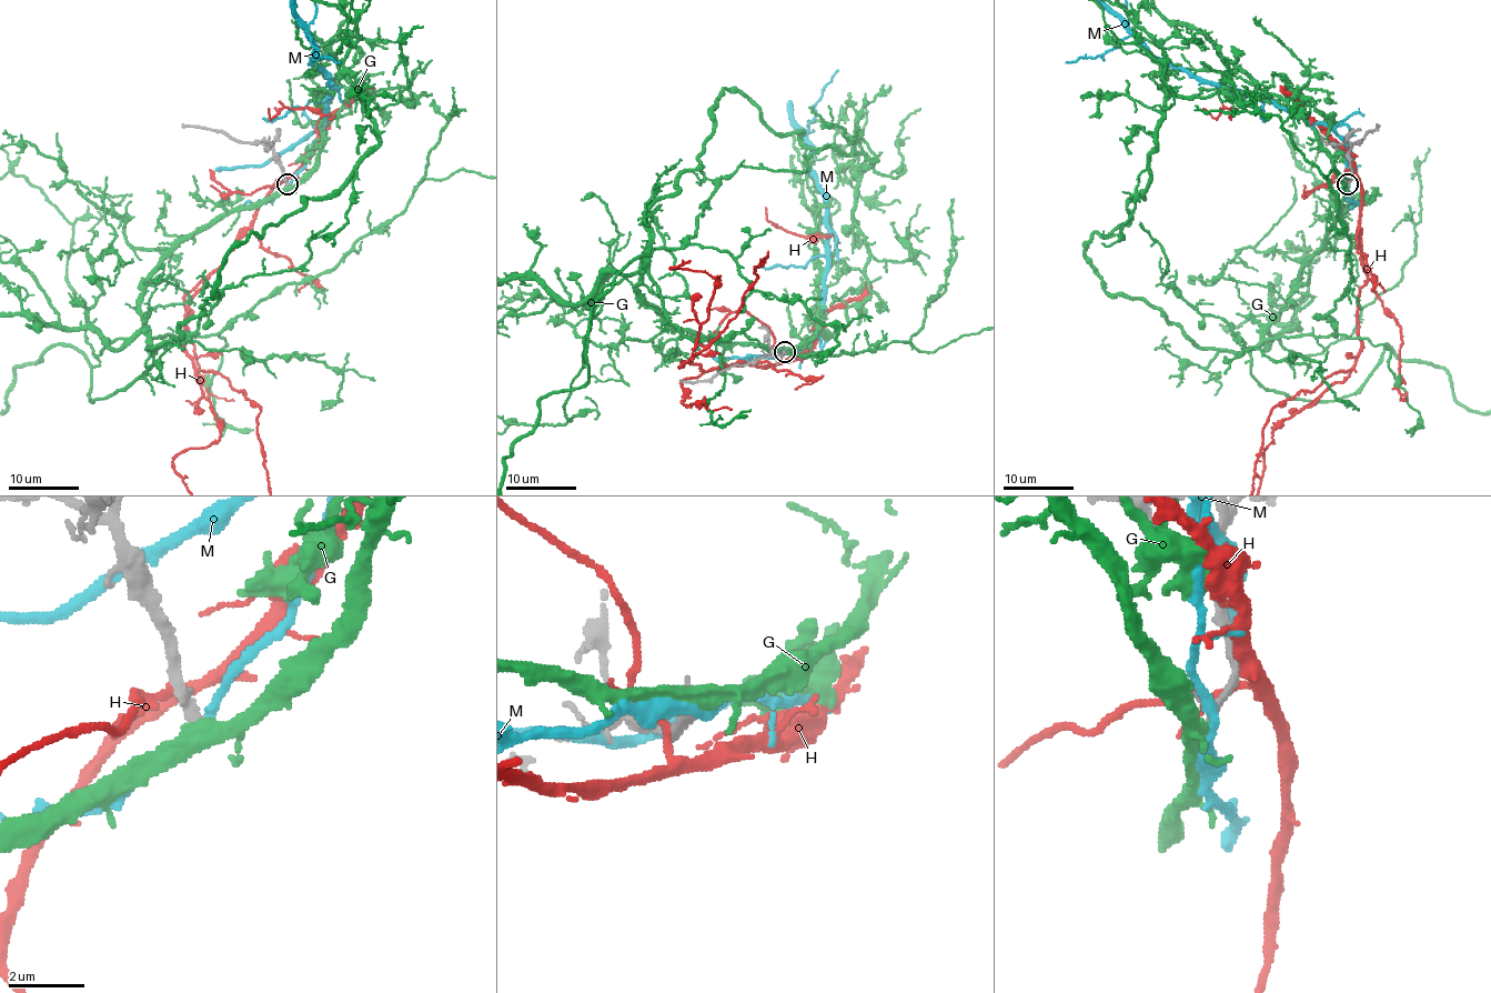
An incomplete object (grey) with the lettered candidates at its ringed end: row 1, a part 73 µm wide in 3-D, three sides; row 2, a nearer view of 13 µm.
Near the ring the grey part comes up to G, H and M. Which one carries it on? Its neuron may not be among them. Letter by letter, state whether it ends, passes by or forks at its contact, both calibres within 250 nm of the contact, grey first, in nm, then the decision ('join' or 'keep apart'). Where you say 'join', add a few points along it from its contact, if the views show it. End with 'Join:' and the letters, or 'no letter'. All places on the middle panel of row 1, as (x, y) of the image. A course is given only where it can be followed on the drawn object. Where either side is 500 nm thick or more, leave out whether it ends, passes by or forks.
G: it passes by; 190 nm thick on the grey side, 420 nm on the other; join; it runs (784, 352), (679, 331), (637, 292), (650, 254), (617, 273), (586, 382), (504, 459)
H: it forks there; 240 nm thick on the grey side, 160 nm on the other; keep apart
M: it passes by; 180 nm thick on the grey side, 260 nm on the other; keep apart
Join: G

